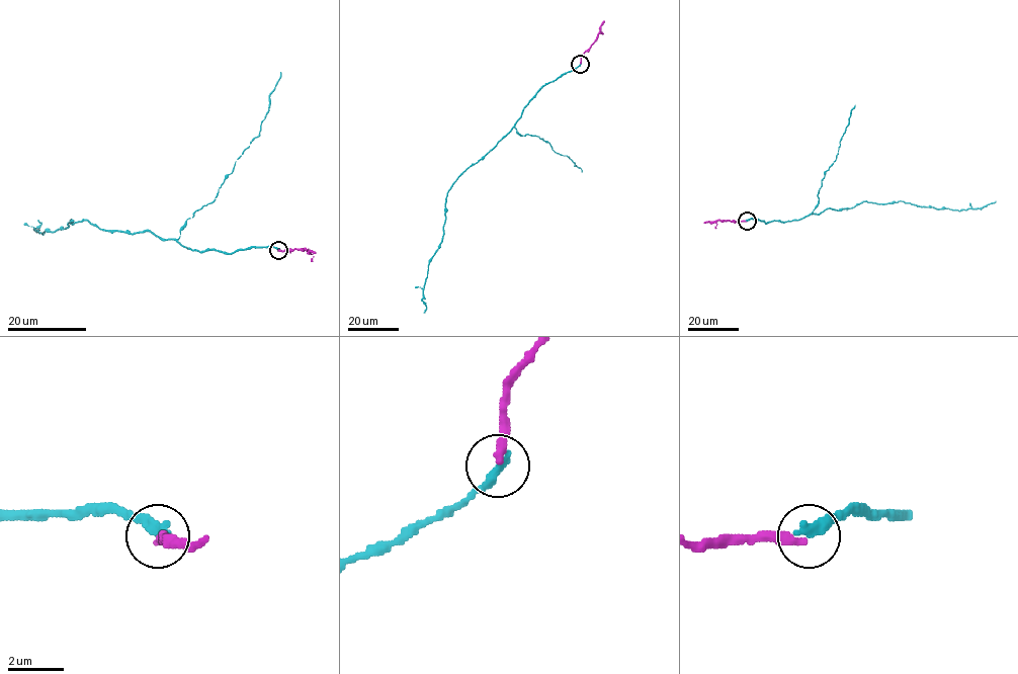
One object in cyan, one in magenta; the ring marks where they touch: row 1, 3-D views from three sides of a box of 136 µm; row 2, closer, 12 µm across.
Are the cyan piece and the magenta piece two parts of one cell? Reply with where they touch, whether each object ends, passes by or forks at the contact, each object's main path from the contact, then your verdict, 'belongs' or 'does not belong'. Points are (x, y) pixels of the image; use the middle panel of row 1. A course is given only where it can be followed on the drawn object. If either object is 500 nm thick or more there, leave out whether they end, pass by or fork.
(580, 64) | cyan ends | magenta ends | cyan via (580, 64), (546, 83), (512, 129), (453, 182), (446, 198), (442, 241), (429, 263), (422, 301), (424, 312) | magenta via (580, 64), (581, 57), (596, 39), (604, 20) | belongs

